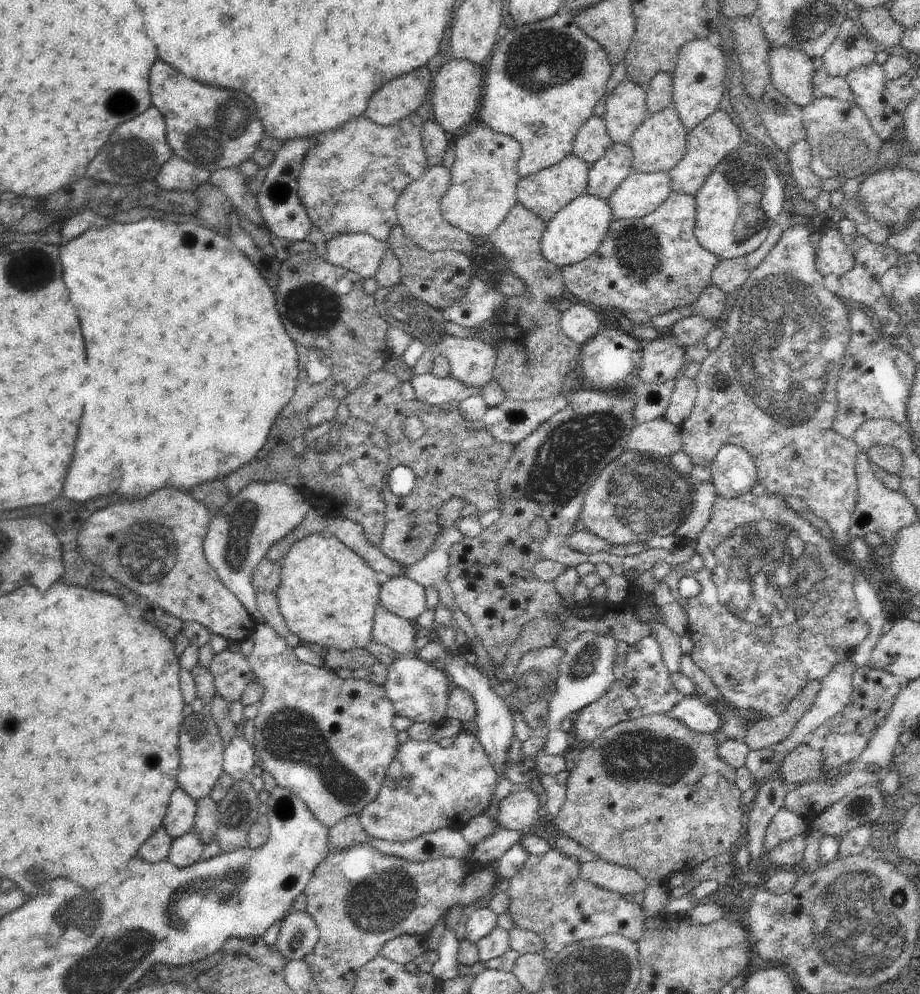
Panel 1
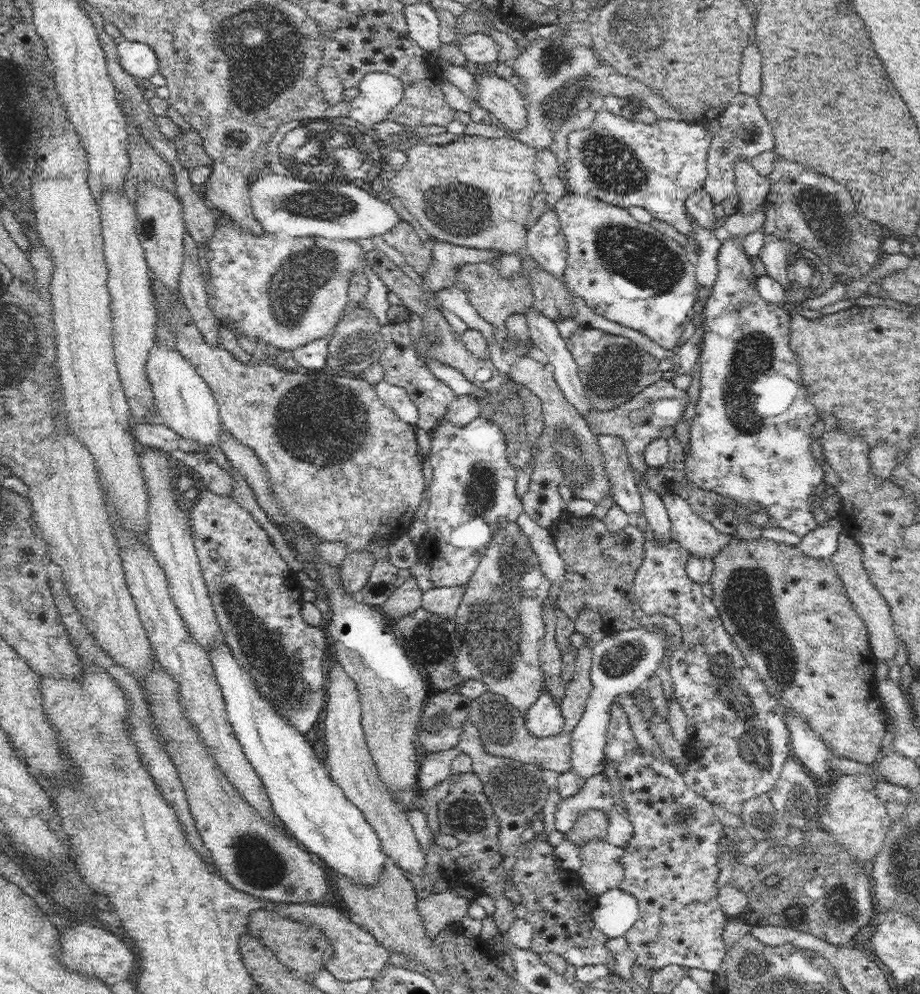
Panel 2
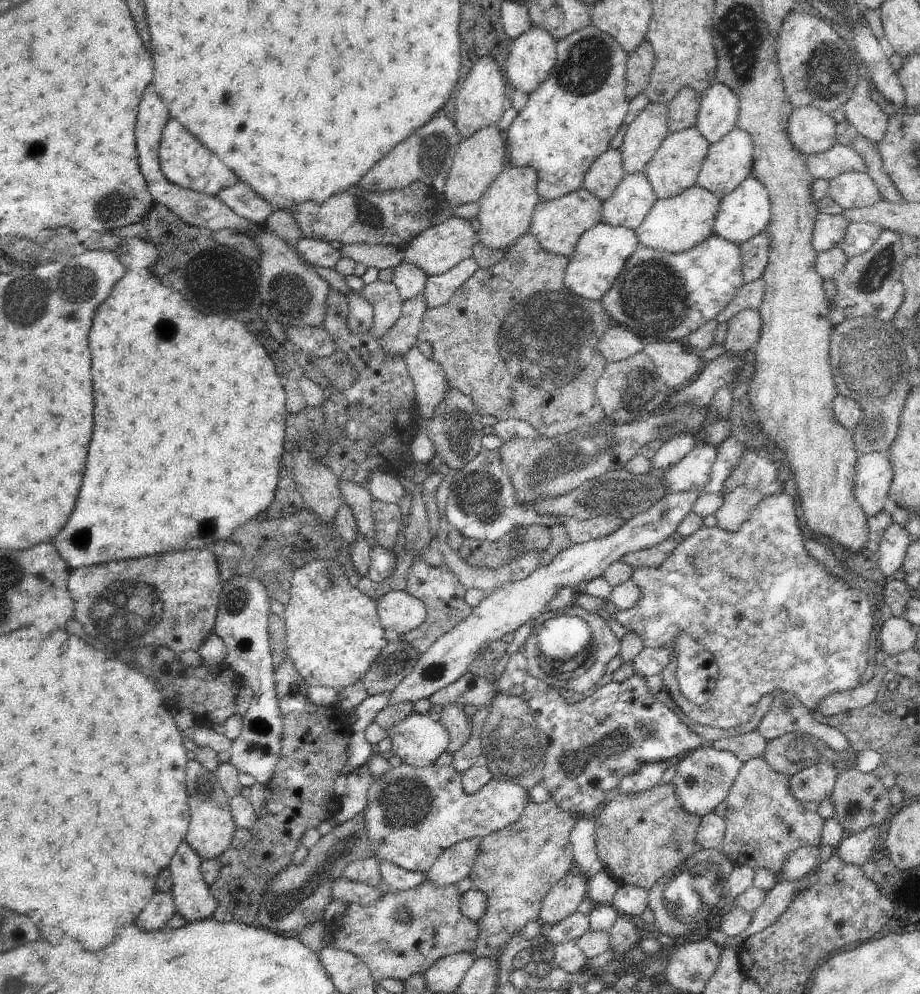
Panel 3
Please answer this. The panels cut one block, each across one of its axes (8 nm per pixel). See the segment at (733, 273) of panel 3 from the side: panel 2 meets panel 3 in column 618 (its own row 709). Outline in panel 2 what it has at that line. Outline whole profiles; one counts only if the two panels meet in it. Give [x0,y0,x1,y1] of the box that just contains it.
[189,490,330,734]

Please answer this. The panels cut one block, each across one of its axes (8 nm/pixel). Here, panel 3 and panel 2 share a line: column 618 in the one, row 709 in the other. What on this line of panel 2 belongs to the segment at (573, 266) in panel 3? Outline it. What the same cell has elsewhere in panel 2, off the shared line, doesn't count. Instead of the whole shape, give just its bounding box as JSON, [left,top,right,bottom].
[209,643,387,886]

